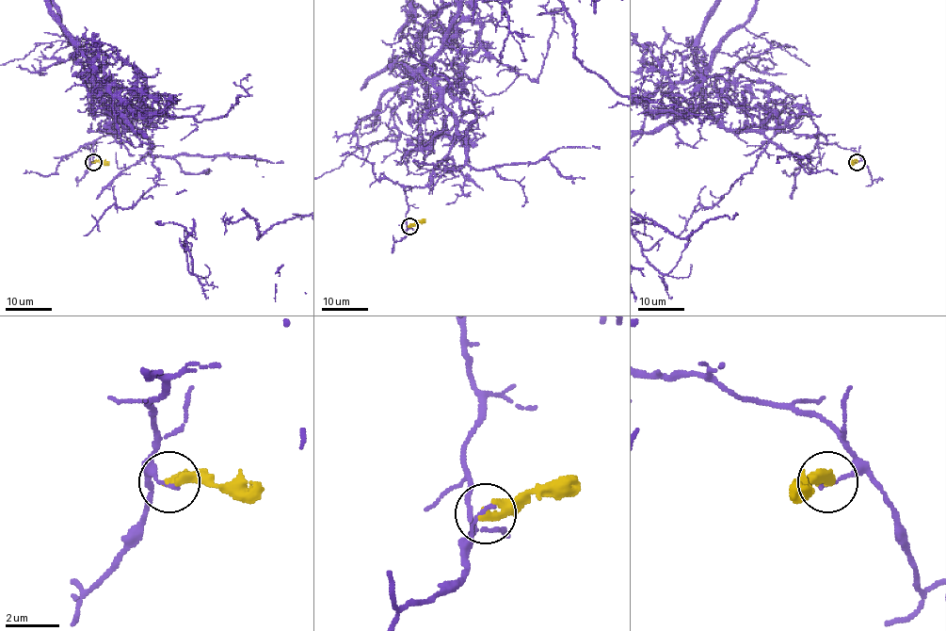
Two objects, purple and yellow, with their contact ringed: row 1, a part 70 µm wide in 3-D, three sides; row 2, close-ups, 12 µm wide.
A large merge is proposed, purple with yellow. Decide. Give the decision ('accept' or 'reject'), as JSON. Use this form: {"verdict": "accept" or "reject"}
{"verdict": "reject"}

